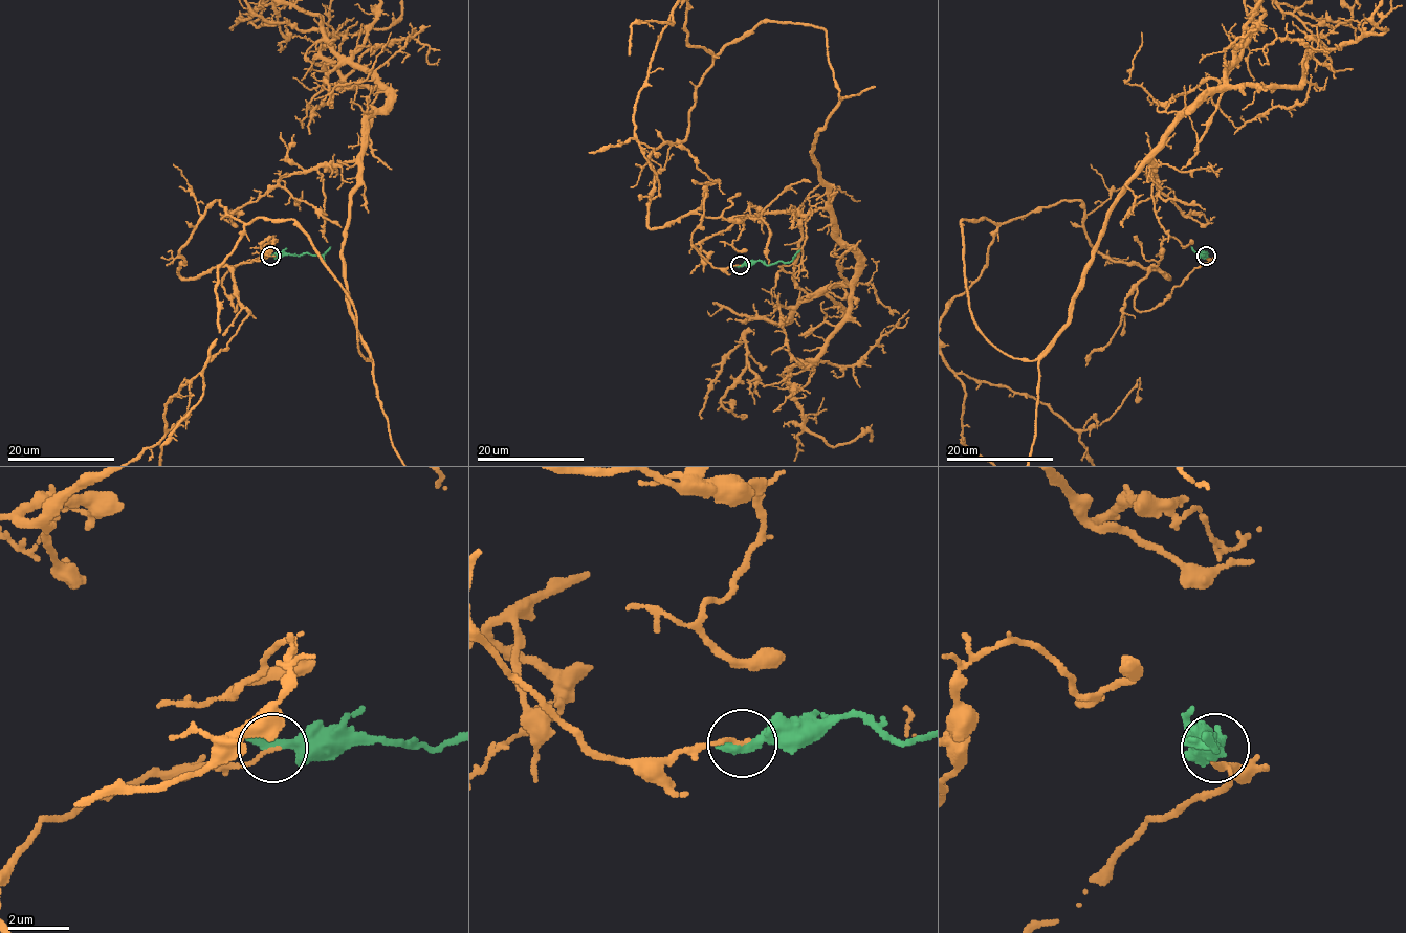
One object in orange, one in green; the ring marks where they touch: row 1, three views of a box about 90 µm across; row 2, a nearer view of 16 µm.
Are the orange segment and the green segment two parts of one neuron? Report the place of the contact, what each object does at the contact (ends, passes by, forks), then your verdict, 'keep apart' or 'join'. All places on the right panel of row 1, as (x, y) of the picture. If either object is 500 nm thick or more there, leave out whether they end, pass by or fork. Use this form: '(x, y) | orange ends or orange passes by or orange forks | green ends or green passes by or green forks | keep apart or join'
(1206, 256) | orange ends | green ends | keep apart

